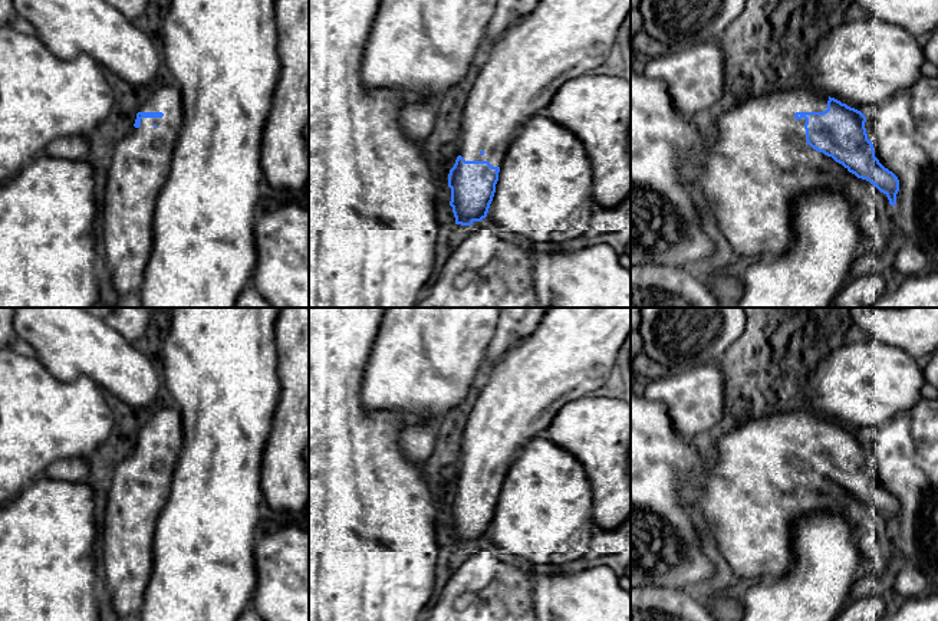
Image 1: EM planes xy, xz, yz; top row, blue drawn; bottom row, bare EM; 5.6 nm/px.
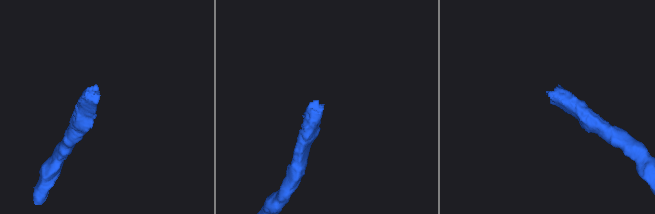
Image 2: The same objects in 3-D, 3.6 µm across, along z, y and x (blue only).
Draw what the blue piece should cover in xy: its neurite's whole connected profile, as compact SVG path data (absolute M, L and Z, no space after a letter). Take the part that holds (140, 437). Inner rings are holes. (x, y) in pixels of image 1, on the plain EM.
M161 402L158 410L145 421L136 436L131 453L121 461L112 474L112 484L106 497L103 526L99 530L102 548L101 582L106 586L103 598L109 602L113 617L125 620L139 615L145 591L154 566L154 533L159 513L170 494L172 476L182 448L182 420L178 408L171 402Z

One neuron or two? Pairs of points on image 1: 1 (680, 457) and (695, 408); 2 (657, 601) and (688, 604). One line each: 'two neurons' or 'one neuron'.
1: two neurons
2: one neuron

